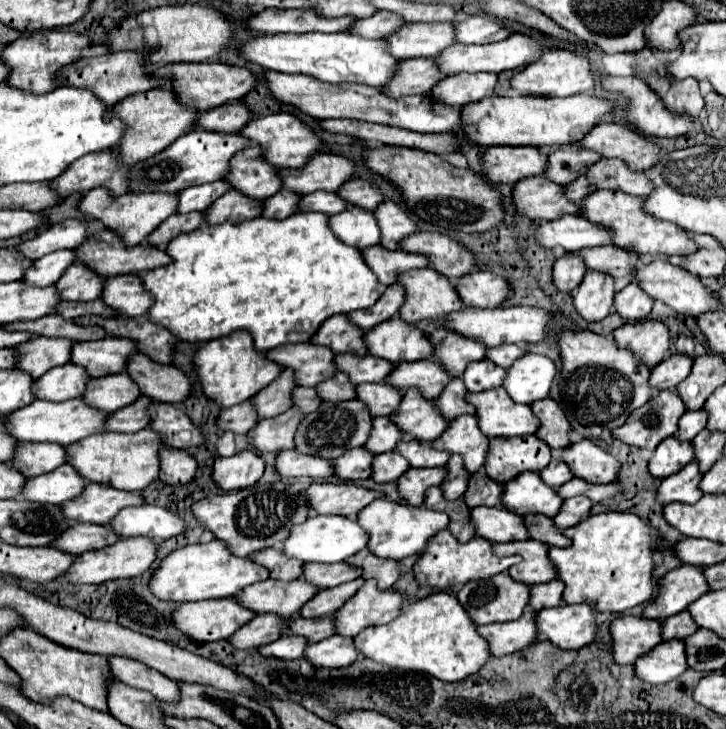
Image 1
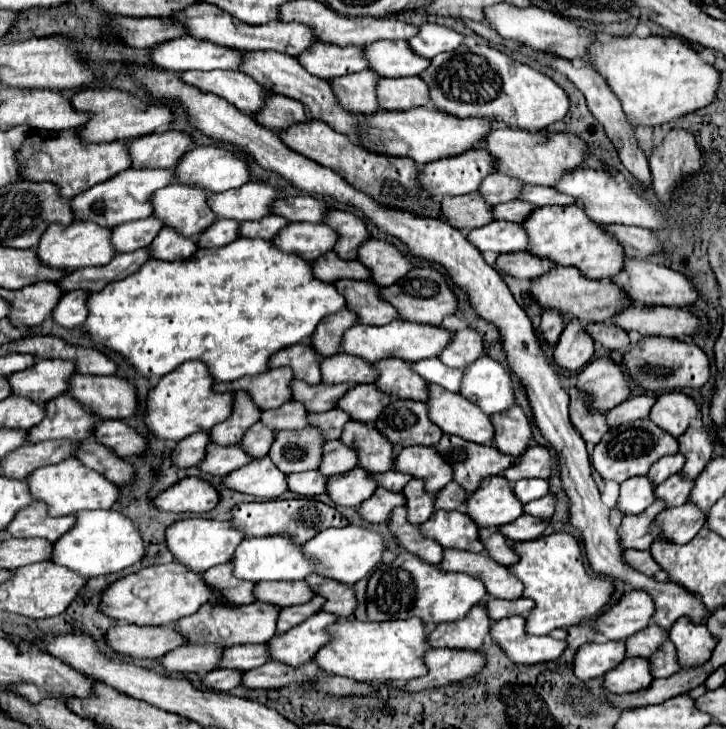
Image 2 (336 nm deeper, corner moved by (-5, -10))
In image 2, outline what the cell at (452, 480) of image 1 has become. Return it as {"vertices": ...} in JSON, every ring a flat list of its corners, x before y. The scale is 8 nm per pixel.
{"vertices":[[411,480,401,490,407,498,407,520,411,524,423,524,433,514,433,496,423,490,423,480]]}

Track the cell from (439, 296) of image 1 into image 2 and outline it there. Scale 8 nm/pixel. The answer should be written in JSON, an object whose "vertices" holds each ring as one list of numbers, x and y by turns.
{"vertices":[[339,280,335,282,335,288,339,294,343,294,347,302,347,310,351,310,357,316,359,324,373,324,383,326,387,322,397,320,397,310,383,302,377,296,379,286,371,284,371,280]]}

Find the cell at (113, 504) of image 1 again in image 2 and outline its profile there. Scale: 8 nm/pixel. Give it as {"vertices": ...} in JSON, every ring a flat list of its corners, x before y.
{"vertices":[[33,502,27,508,19,510,19,514,15,514,5,530,9,530,9,534,15,538,45,538,49,542,55,542,55,538,71,530,73,524,75,516,51,518,47,516,47,506,43,506,43,502]]}

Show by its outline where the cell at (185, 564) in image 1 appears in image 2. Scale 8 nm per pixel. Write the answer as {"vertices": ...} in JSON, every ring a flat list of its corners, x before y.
{"vertices":[[171,562,165,566,143,568,109,584,101,592,99,612,117,622,129,622,137,626,169,626,179,618,199,610,203,602,211,602,211,590,207,594,207,586,203,586,201,574,187,570,179,562]]}

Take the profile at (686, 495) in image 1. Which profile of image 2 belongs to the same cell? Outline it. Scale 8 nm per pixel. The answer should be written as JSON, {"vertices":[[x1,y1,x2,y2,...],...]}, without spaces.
{"vertices":[[653,502,647,510,643,510,641,514,635,516,623,516,617,532,619,532,619,542,621,546,627,548,635,548,635,550,647,550,647,546,651,546,655,534,649,534,649,526,653,522,653,518,663,510,663,502]]}

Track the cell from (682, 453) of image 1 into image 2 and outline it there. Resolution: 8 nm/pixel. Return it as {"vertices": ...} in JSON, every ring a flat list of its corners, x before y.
{"vertices":[[629,478,627,482,621,482,615,508,621,514,639,514,651,506,651,502,655,502,653,490,655,488,651,486,649,478]]}

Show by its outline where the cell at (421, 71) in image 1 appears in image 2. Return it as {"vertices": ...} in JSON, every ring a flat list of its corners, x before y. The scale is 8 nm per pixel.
{"vertices":[[363,70,357,74,331,78,329,84,333,88,339,106,351,110,351,114,373,114,379,108,375,98,377,80,379,80,377,74,373,74,371,70]]}

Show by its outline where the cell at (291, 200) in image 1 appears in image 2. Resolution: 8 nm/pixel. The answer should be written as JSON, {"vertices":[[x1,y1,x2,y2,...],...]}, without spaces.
{"vertices":[[219,218,207,230,203,230,203,234,199,234,197,246,199,248,219,248,219,246,225,246,227,242,233,242,235,238,239,238,237,228,239,228,239,222,231,222,231,220]]}

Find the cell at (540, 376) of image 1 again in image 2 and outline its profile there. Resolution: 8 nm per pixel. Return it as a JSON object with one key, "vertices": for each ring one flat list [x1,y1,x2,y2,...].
{"vertices":[[481,356,463,368,459,394,475,402,485,414,503,412,513,406,513,392,511,372,489,356]]}

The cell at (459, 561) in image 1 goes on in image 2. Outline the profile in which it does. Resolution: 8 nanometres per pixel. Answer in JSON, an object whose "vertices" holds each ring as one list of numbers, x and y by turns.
{"vertices":[[401,552,389,566,379,564,373,570,373,574,369,576,367,594,365,594,367,596,367,616,371,622,405,620,405,618,417,616,425,624,441,624,441,622,463,618,463,614,467,614,467,610,471,610,471,606,479,604,485,598,485,594,487,594,487,590,485,590,483,582,477,582,477,578,471,578,471,576,459,574,459,572,441,572,437,566,417,560,413,554]]}

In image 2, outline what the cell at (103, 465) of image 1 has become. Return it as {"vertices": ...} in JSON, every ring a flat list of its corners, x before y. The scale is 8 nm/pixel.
{"vertices":[[75,458,37,468,29,474,27,484,31,496,47,504,49,516,69,516,79,510,107,510,115,504,119,494,119,488,113,482,107,482,101,474,95,474,95,470,87,470,81,462,75,462]]}

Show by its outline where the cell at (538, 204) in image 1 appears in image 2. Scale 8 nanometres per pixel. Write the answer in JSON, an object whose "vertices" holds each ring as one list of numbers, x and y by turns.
{"vertices":[[477,192,463,196,445,196,441,200,441,218,459,230,479,228,491,222,491,206]]}

